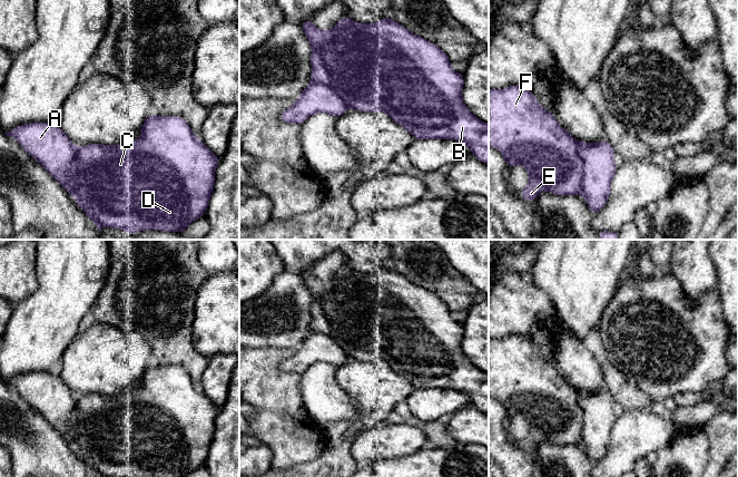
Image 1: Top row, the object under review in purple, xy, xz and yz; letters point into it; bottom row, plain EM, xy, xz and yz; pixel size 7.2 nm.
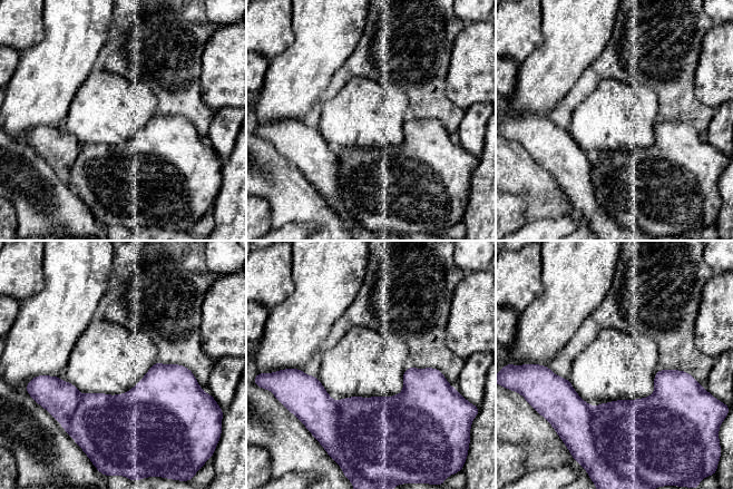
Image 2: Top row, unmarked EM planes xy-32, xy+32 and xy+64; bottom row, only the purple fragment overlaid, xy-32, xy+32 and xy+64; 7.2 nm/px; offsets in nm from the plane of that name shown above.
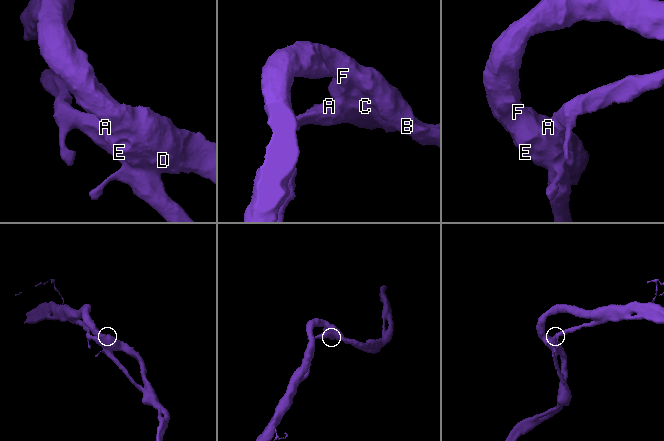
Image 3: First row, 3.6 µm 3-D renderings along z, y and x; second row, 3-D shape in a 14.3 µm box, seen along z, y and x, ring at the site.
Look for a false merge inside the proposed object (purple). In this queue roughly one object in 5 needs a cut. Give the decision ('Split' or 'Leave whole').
Leave whole

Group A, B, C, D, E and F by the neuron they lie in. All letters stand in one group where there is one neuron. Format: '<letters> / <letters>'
A B C D E F

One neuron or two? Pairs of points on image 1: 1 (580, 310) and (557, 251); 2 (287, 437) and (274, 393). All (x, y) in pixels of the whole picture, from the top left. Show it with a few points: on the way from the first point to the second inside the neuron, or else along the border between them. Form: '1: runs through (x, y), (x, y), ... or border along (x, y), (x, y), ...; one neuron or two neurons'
1: runs through (579, 295), (579, 273), (571, 265); one neuron
2: runs through (285, 426), (281, 421), (278, 405); one neuron

